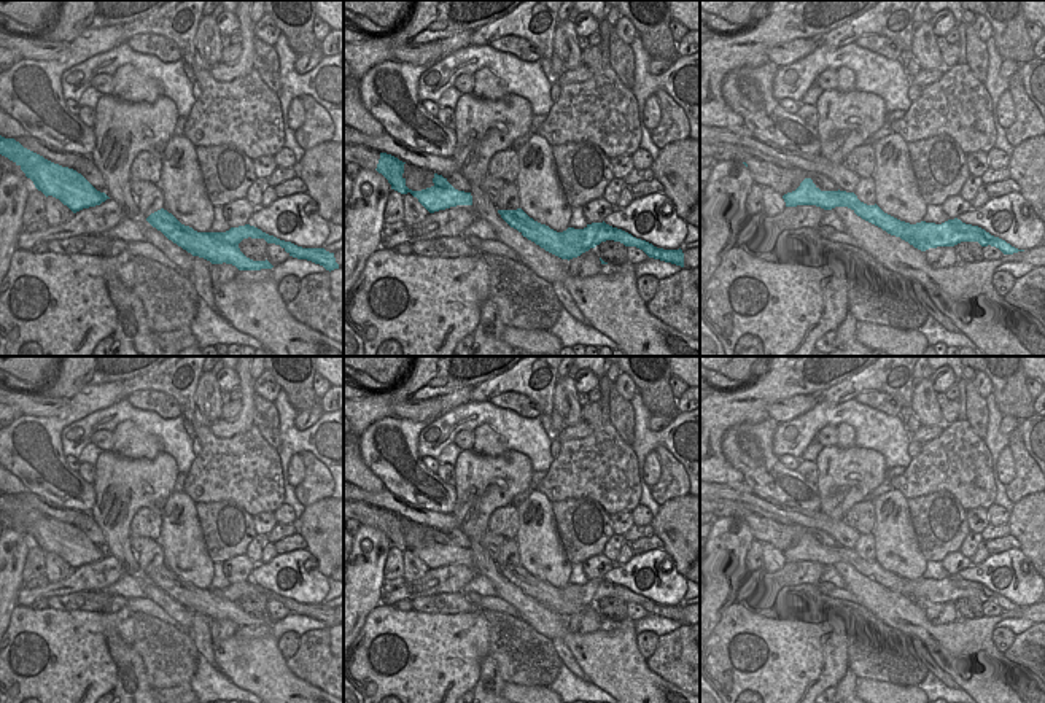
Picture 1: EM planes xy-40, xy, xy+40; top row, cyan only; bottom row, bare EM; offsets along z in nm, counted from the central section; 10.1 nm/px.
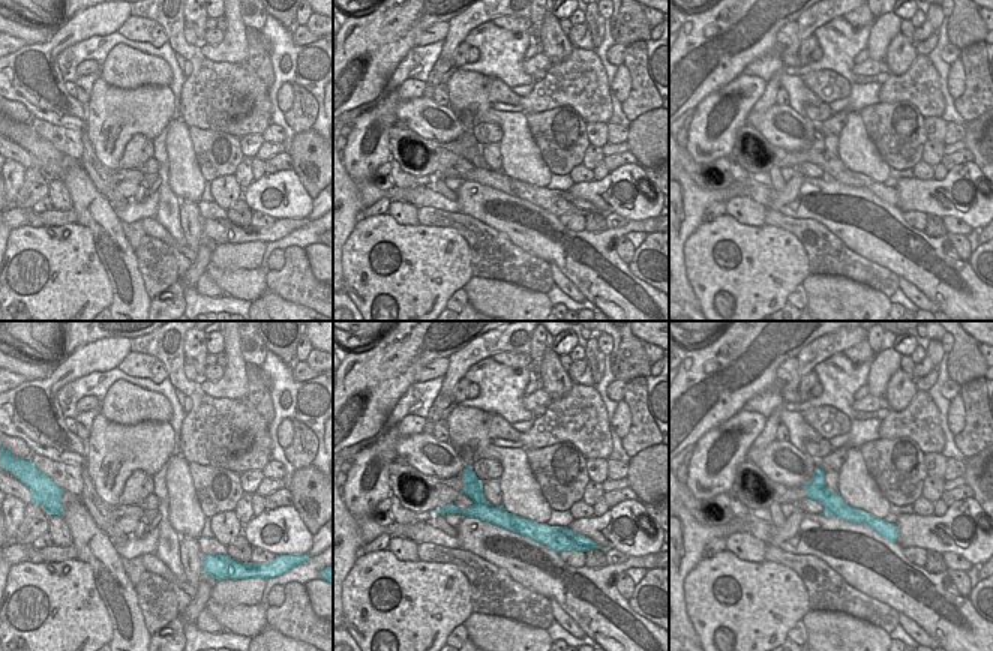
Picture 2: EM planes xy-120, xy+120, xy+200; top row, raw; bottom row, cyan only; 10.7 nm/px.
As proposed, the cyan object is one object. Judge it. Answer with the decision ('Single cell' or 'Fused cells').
Fused cells.

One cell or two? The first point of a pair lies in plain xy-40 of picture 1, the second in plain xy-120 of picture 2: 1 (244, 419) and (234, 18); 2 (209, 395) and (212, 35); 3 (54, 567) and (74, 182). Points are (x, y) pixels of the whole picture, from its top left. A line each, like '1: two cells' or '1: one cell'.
1: one cell
2: two cells
3: two cells

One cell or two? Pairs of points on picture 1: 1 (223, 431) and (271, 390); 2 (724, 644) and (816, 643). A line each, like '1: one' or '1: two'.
1: two
2: one

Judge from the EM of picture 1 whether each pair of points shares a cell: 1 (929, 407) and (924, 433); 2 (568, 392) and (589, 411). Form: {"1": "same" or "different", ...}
{"1": "different", "2": "different"}

